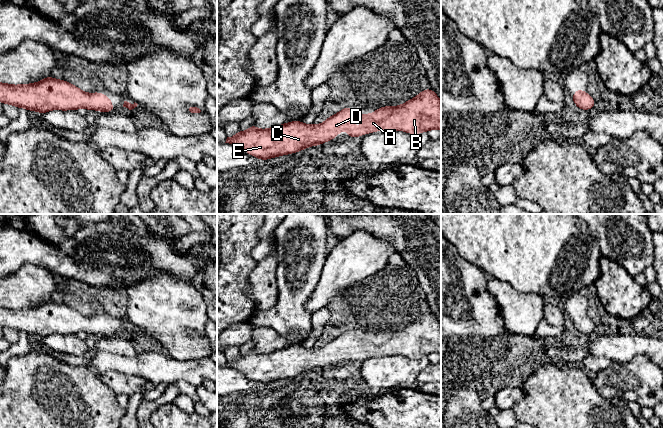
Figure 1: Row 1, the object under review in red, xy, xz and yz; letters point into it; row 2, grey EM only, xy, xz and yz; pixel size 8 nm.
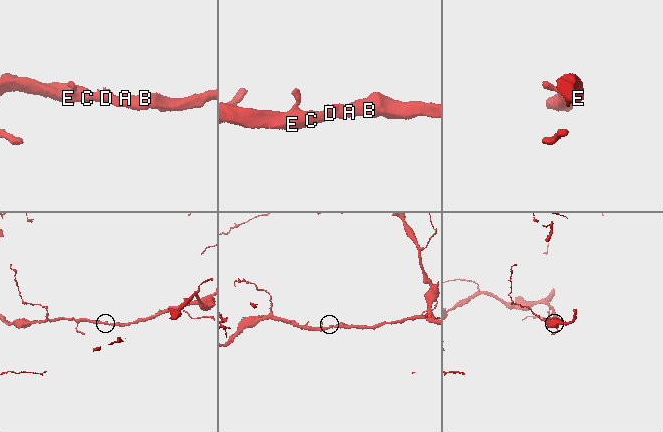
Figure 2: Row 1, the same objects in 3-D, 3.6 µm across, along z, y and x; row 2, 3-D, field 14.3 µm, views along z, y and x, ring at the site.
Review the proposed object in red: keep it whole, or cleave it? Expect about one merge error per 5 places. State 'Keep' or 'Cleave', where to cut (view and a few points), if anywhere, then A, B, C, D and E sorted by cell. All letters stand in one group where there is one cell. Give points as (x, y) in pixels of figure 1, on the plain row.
Keep. No split. Groups: A B C D E

